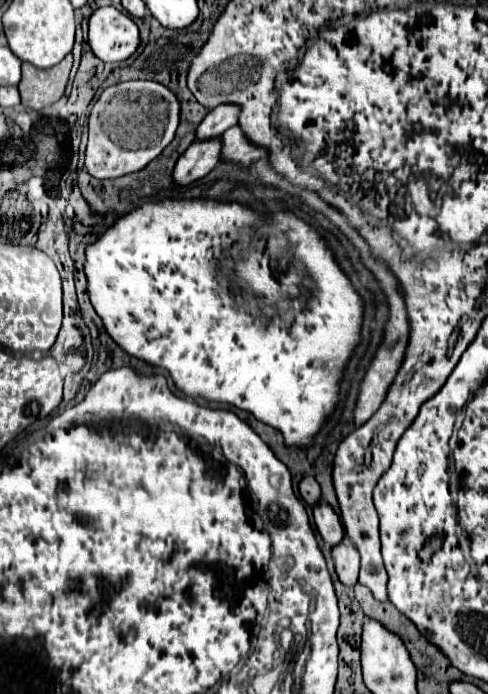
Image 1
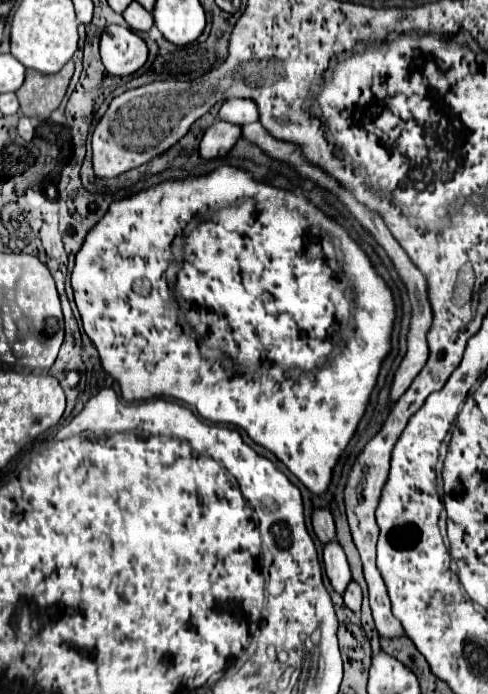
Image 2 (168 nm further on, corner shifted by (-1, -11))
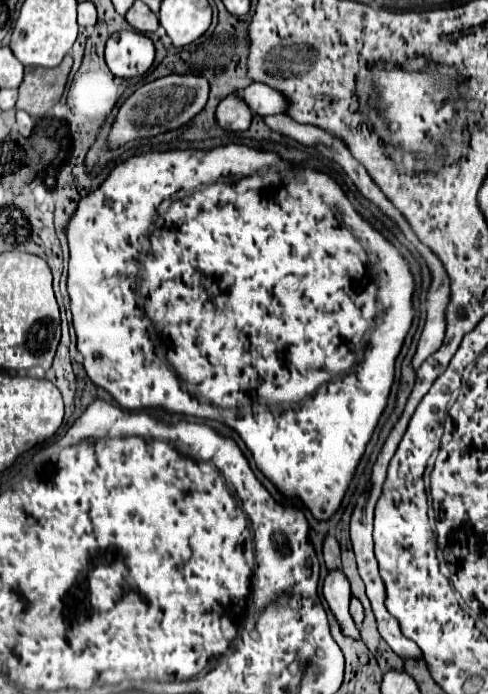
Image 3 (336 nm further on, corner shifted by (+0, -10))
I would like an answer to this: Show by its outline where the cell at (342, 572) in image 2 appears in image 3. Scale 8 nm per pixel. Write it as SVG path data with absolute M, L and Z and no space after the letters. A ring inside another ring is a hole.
M338 569L328 571L328 575L324 579L322 593L324 593L324 599L326 599L328 607L332 609L332 613L340 621L344 635L360 639L360 633L354 627L354 621L352 621L352 617L348 613L348 603L350 603L352 593L350 593L350 581L346 579L346 575L342 571L338 571Z

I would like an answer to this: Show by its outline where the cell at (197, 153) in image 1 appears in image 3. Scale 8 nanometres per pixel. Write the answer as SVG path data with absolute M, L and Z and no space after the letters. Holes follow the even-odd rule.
M238 95L226 97L216 109L216 123L226 131L246 131L252 121L252 111L242 103Z

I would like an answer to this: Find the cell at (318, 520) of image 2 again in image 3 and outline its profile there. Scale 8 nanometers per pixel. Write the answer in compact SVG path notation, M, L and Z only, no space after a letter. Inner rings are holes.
M328 533L324 537L324 543L322 543L322 551L324 551L324 563L328 569L340 569L340 545L336 541L336 537L332 533Z

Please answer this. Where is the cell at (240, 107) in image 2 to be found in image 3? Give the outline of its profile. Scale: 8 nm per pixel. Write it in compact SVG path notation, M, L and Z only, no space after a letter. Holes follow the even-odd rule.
M252 83L246 89L240 91L242 101L250 107L252 113L256 115L276 115L282 113L286 109L286 99L282 99L282 95L278 95L278 91L264 87L262 83Z

